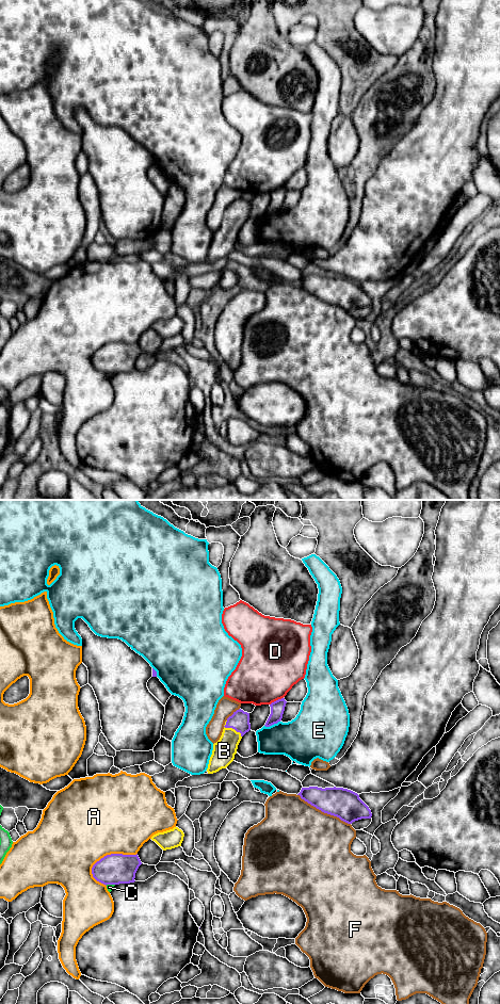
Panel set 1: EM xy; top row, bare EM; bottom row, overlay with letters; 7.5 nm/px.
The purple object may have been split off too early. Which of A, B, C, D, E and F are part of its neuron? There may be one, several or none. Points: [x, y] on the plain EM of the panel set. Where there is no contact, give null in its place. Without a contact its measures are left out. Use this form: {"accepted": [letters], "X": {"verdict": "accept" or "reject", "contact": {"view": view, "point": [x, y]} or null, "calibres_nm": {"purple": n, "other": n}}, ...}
{"accepted": ["B"], "A": {"verdict": "reject", "contact": {"view": "xy", "point": [109, 343]}, "calibres_nm": {"purple": 240, "other": 480}}, "B": {"verdict": "accept", "contact": {"view": "xy", "point": [231, 215]}, "calibres_nm": {"purple": 150, "other": 170}}, "C": {"verdict": "reject", "contact": {"view": "xy", "point": [110, 372]}, "calibres_nm": {"purple": 240, "other": 50}}, "D": {"verdict": "reject", "contact": {"view": "xy", "point": [276, 189]}, "calibres_nm": {"purple": 110, "other": 440}}, "E": {"verdict": "reject", "contact": {"view": "xy", "point": [272, 212]}, "calibres_nm": {"purple": 110, "other": 320}}, "F": {"verdict": "reject", "contact": {"view": "xy", "point": [324, 301]}, "calibres_nm": {"purple": 220, "other": 500}}}

